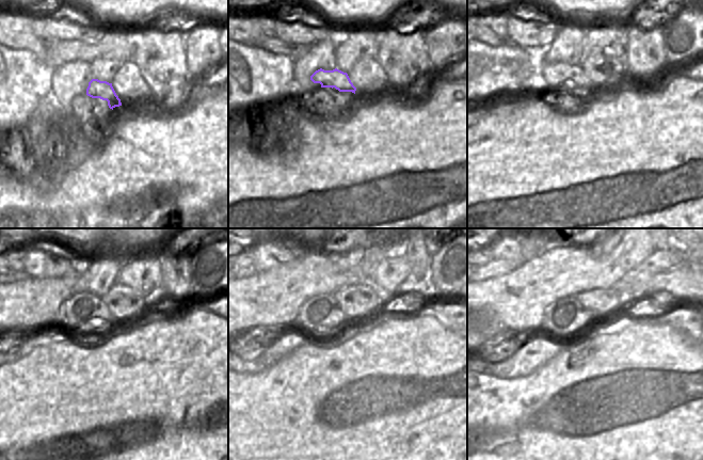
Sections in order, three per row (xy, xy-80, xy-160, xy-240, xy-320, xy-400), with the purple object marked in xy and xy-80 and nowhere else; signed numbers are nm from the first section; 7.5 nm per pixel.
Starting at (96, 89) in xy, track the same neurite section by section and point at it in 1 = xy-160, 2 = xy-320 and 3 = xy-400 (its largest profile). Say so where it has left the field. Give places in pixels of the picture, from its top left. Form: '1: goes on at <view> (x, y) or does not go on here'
1: goes on at xy-160 (558, 75)
2: goes on at xy-320 (321, 314)
3: goes on at xy-400 (566, 317)

